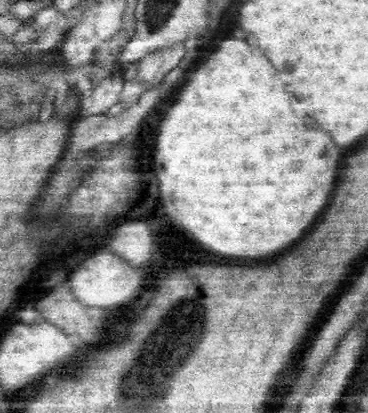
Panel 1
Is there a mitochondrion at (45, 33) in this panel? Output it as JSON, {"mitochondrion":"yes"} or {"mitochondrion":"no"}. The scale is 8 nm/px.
{"mitochondrion":"yes"}

